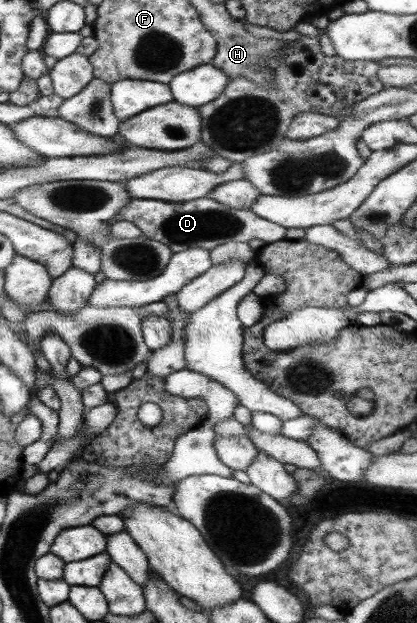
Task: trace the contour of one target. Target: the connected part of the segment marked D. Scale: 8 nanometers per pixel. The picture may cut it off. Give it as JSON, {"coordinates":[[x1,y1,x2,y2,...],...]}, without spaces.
{"coordinates":[[209,196,183,203,131,199,125,207,119,209,119,213,115,213,115,220,127,220,135,224,147,238,163,242,173,253,181,252,187,247,201,247,210,251,229,241,249,242,258,238,265,244,271,244,286,238,286,229,282,226,259,218,250,209,229,208]]}

